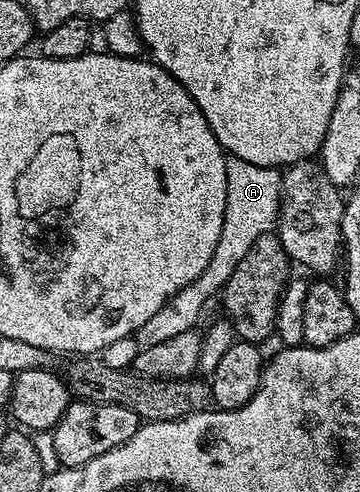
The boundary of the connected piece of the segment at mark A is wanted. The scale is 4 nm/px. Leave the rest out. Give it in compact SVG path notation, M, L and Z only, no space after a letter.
M233 156L227 157L226 171L228 172L228 192L224 204L224 228L220 228L220 240L216 240L216 252L212 252L212 260L208 260L208 268L204 268L204 272L200 272L200 276L196 276L196 280L192 280L192 284L180 288L180 292L176 292L176 296L168 299L164 308L160 308L160 312L156 312L156 316L152 316L147 322L140 324L136 335L139 347L161 344L163 340L180 336L180 332L195 329L199 325L197 322L198 317L202 314L202 309L213 298L215 301L216 296L221 295L223 288L226 287L232 276L232 272L236 272L236 264L240 264L240 260L244 260L244 255L248 253L248 248L252 248L252 243L255 240L260 240L260 236L275 233L278 225L278 209L280 208L281 173L275 167L248 164L248 160L240 160Z

